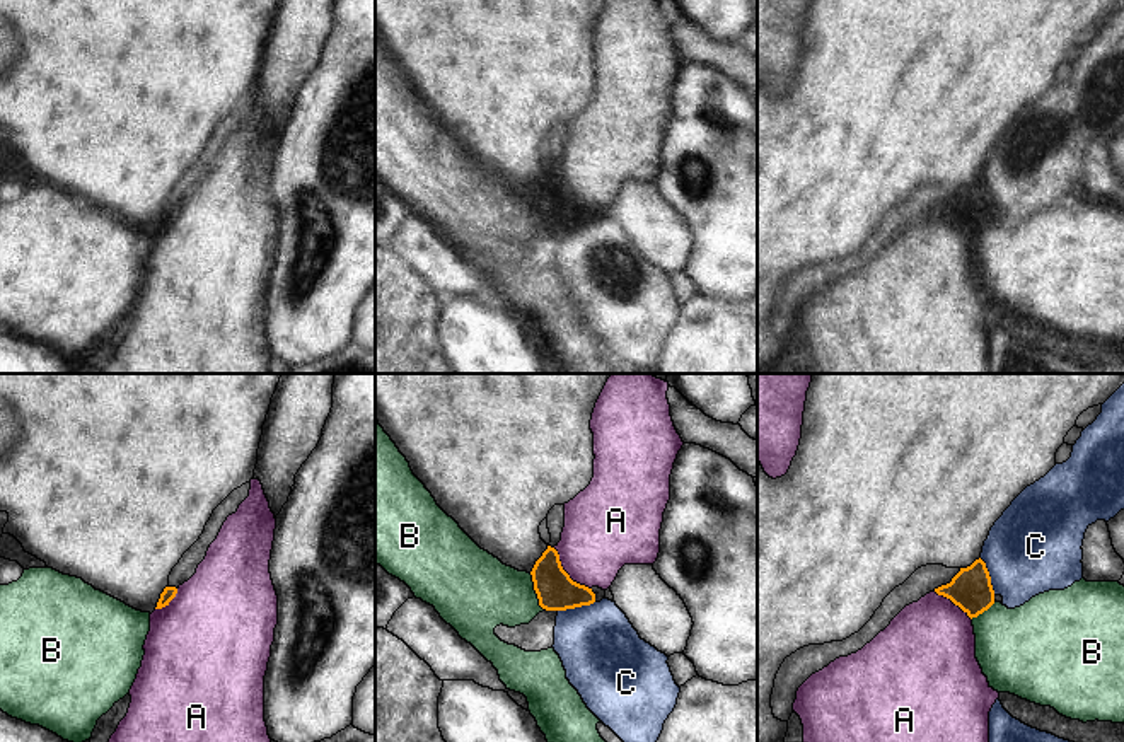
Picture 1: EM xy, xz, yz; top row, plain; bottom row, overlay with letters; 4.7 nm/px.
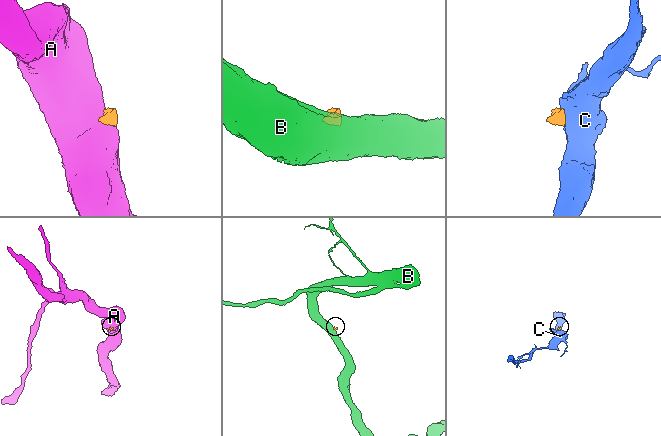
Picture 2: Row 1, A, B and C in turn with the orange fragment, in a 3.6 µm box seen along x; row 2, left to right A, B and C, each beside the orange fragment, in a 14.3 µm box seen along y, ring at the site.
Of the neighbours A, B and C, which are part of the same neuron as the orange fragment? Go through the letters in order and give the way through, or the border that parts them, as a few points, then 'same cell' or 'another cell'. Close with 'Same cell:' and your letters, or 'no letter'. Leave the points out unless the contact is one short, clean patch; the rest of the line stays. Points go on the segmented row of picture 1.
A: border xz (553, 548), (562, 568), (573, 580), (590, 589); another cell
B: border xz (529, 573), (538, 604), (543, 609); another cell
C: way xz (555, 589), (575, 606), (589, 640), (601, 652); same cell
Same cell: C

